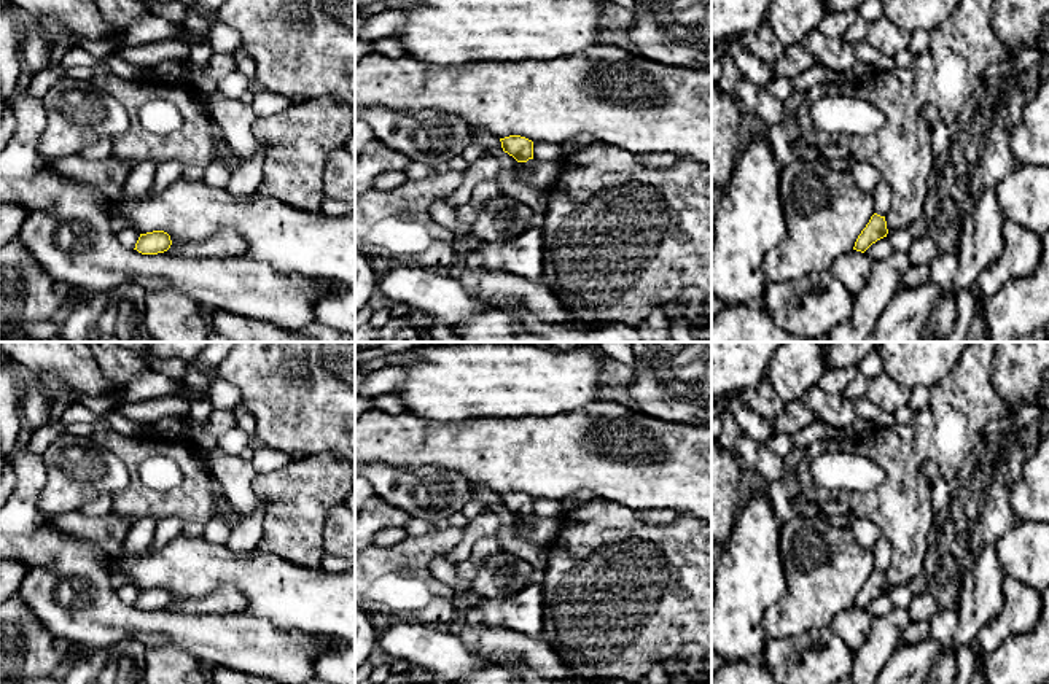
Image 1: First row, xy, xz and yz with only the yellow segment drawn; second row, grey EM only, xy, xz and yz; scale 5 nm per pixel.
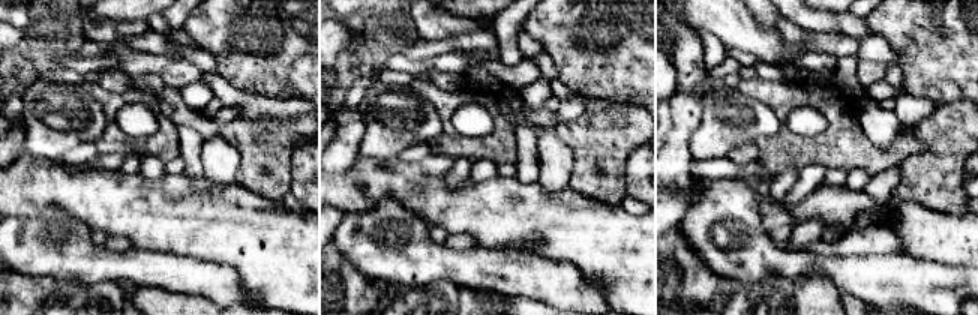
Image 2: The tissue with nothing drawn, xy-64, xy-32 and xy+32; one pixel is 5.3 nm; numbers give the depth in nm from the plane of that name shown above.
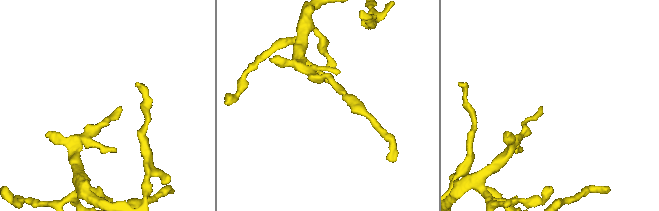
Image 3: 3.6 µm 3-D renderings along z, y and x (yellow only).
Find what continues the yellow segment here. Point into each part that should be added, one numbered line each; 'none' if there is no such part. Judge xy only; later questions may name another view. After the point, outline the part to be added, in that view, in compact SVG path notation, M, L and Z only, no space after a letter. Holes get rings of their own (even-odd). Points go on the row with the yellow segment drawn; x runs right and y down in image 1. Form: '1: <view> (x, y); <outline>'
none

